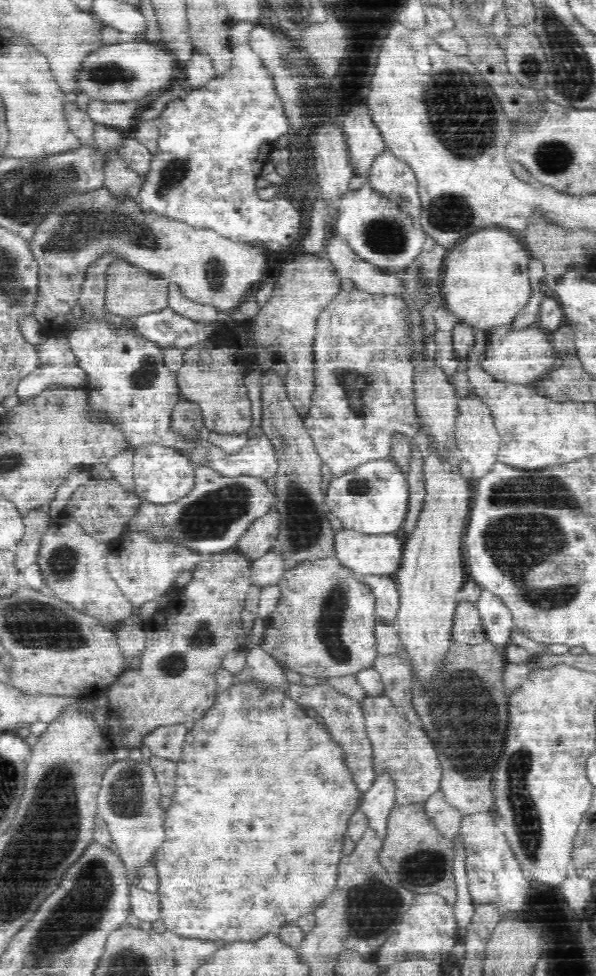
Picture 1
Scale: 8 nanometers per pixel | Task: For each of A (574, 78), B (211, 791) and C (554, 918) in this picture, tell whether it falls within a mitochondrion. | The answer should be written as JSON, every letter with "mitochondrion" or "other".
{"A":"mitochondrion","B":"other","C":"other"}

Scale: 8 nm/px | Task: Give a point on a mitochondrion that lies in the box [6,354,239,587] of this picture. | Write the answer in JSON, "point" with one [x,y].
{"point":[63,560]}

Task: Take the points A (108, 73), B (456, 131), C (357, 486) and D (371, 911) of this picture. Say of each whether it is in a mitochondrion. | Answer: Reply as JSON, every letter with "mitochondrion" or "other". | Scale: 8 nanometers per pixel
{"A":"mitochondrion","B":"mitochondrion","C":"mitochondrion","D":"mitochondrion"}

